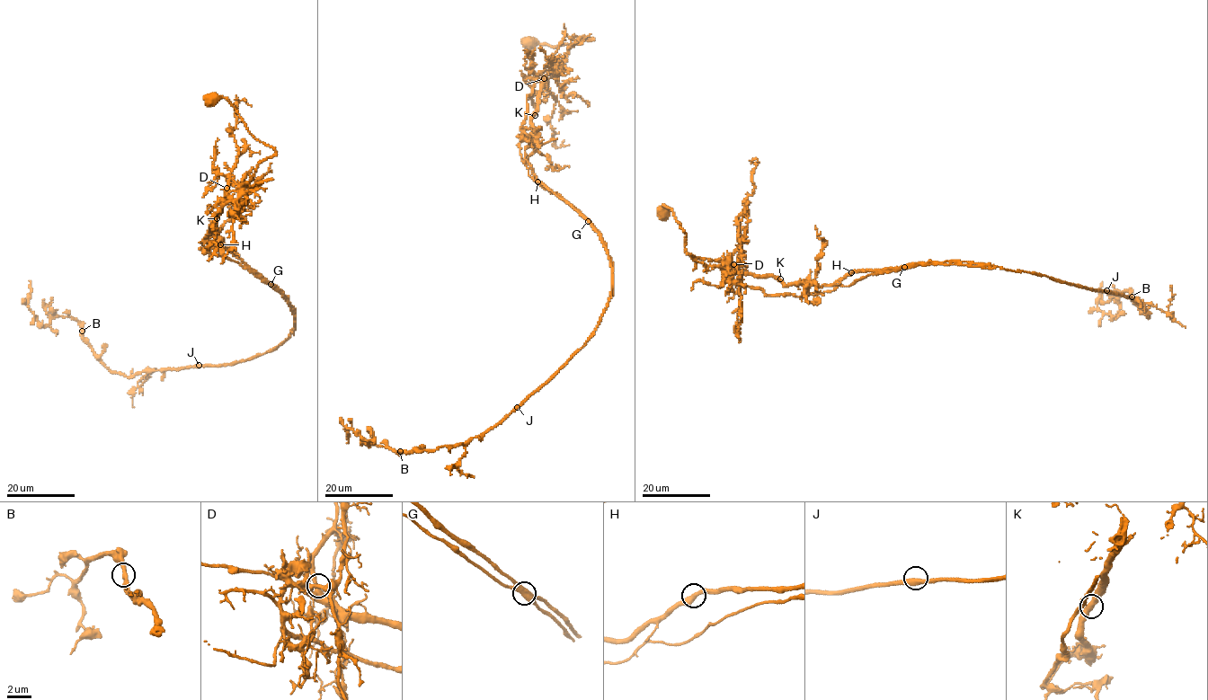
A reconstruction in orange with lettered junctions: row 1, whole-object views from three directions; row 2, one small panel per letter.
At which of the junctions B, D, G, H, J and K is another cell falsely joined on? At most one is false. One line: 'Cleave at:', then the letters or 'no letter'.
Cleave at: G

